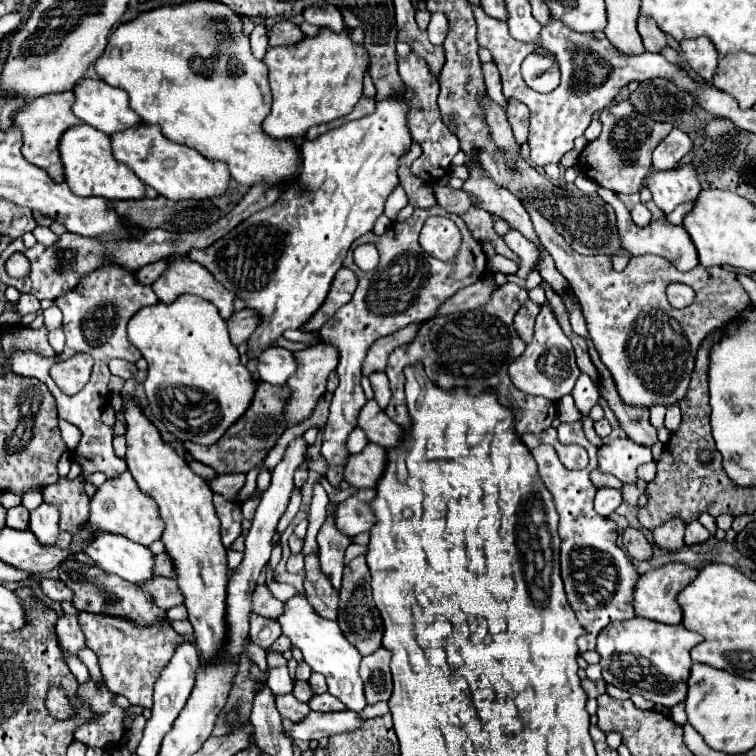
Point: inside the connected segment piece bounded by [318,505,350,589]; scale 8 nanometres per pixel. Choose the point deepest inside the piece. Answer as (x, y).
(331, 544)

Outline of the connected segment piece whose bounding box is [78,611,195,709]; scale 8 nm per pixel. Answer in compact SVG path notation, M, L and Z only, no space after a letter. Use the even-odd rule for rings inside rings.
M80 611L78 621L86 635L86 645L98 655L106 687L116 695L124 695L132 705L148 709L152 705L154 683L160 677L160 671L168 665L178 641L195 643L193 634L178 635L168 621L166 625L162 625L162 621L158 621L158 625L138 625L136 621L126 621L126 617L88 611Z

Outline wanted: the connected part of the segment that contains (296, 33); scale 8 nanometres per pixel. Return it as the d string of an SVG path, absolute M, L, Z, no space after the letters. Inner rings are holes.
M278 21L276 25L272 25L268 29L268 45L276 47L276 45L296 45L304 39L304 31L294 25L292 21Z

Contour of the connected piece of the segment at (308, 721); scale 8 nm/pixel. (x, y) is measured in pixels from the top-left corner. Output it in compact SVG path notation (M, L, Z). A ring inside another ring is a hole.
M344 709L342 713L318 713L312 711L308 713L306 719L300 723L292 725L292 737L302 739L302 741L312 741L312 739L322 739L322 737L332 737L338 733L350 733L358 727L362 727L362 717L356 711Z

